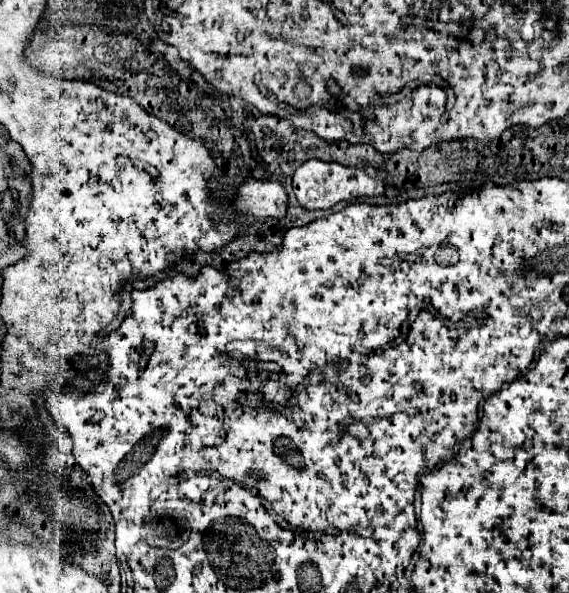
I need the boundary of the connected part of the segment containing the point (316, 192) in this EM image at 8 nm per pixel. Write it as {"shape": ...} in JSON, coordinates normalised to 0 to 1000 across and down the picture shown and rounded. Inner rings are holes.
{"shape":[[[545,268],[520,285],[513,298],[513,315],[524,342],[534,352],[580,352],[598,339],[615,339],[622,332],[668,331],[678,322],[677,309],[654,302],[636,285],[612,285],[598,275],[573,275],[559,268]]]}

